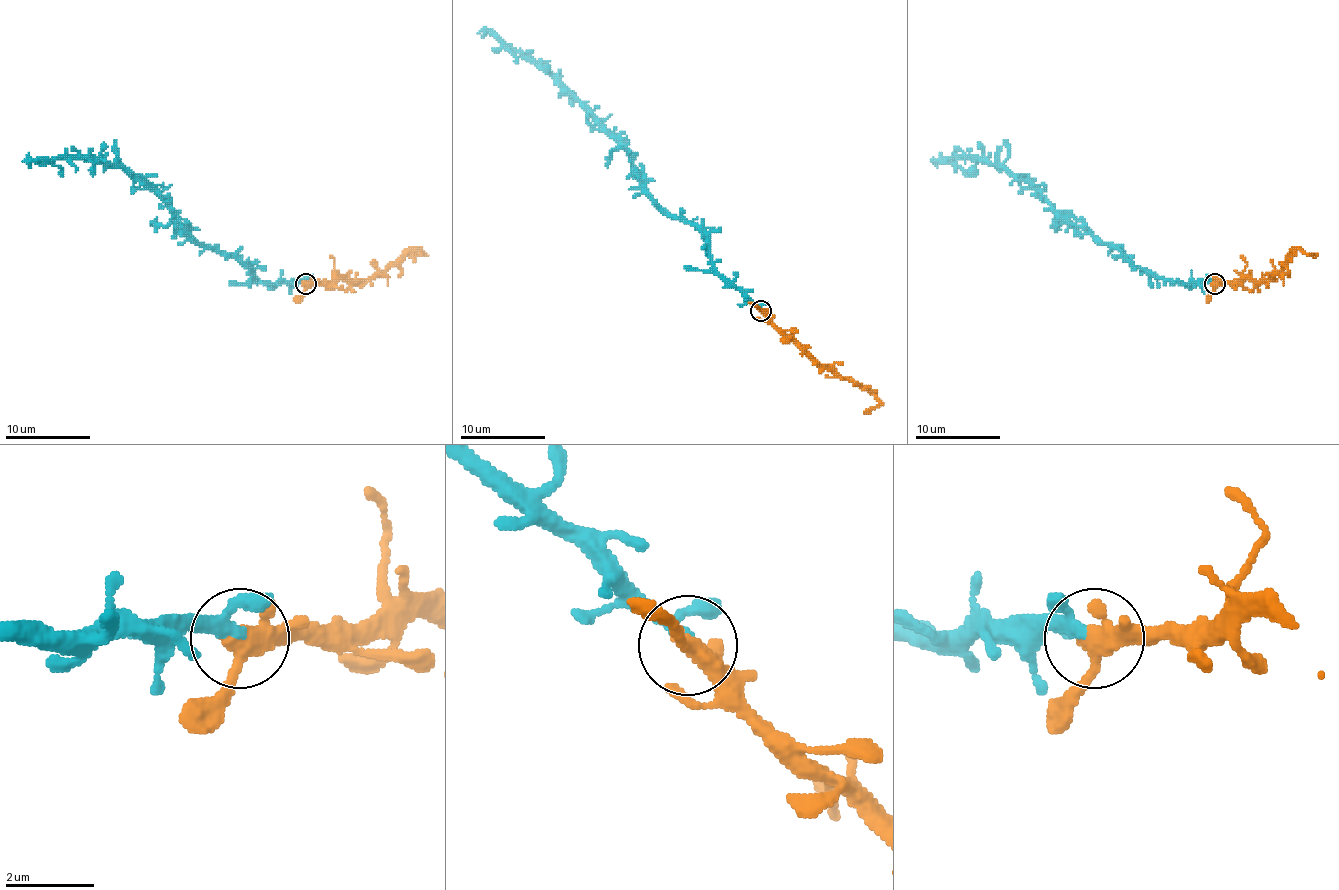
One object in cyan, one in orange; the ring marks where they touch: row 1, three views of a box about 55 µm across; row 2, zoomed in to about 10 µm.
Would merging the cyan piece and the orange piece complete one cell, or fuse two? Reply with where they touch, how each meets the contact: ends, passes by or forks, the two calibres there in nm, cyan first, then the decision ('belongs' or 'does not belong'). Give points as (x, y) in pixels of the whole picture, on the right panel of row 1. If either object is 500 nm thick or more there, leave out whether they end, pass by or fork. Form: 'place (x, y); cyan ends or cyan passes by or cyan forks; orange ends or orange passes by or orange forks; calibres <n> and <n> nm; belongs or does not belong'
place (1214, 283); cyan passes by; orange forks; calibres 220 and 320 nm; belongs

